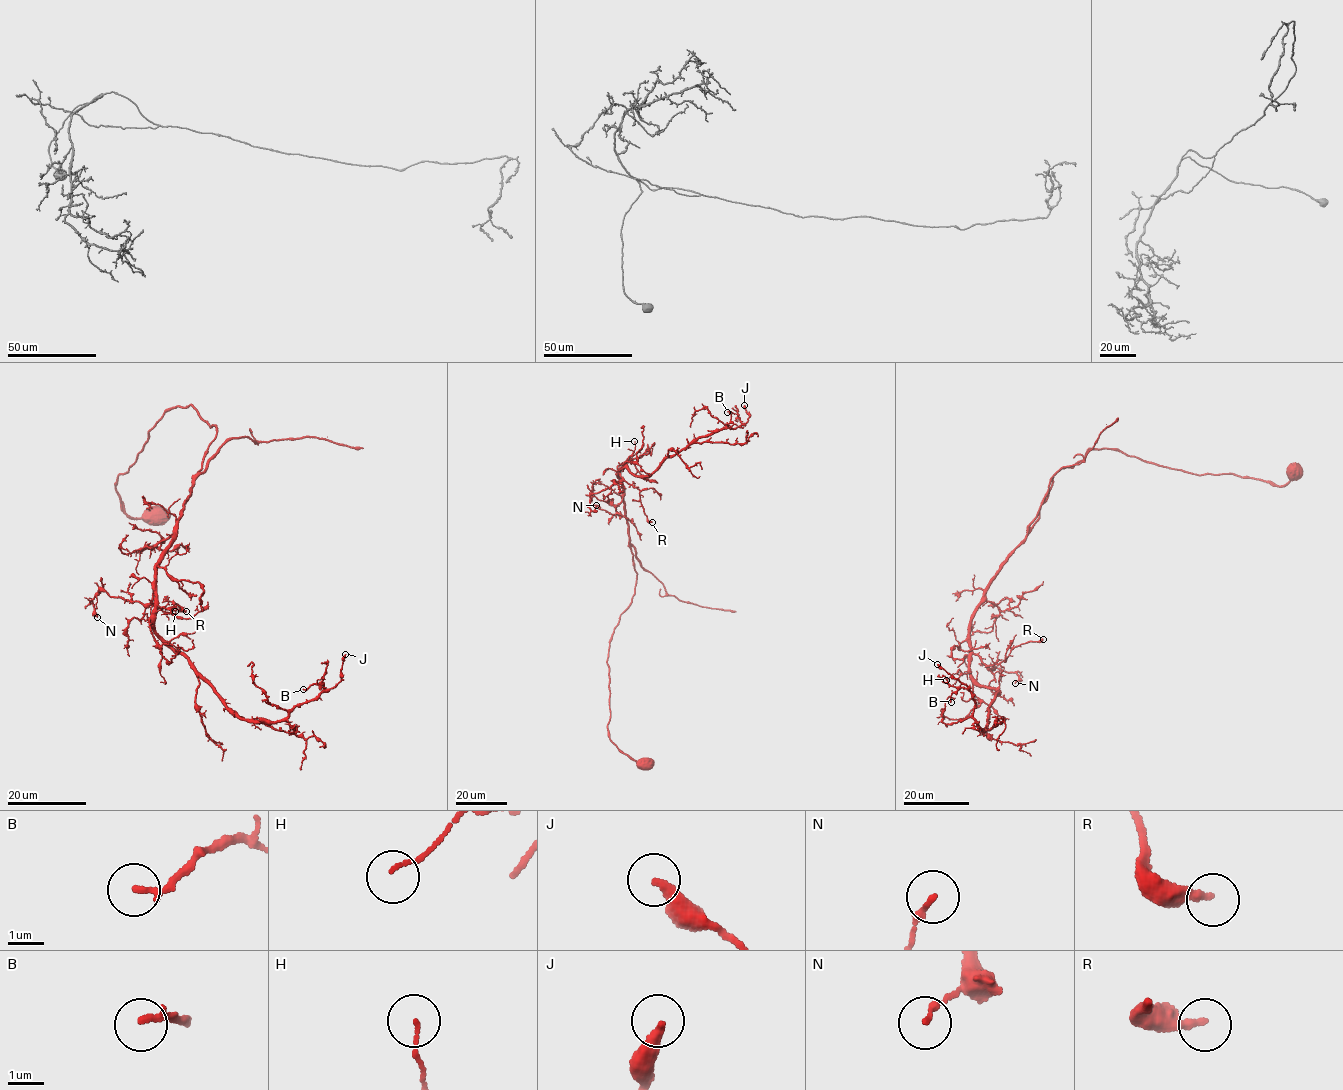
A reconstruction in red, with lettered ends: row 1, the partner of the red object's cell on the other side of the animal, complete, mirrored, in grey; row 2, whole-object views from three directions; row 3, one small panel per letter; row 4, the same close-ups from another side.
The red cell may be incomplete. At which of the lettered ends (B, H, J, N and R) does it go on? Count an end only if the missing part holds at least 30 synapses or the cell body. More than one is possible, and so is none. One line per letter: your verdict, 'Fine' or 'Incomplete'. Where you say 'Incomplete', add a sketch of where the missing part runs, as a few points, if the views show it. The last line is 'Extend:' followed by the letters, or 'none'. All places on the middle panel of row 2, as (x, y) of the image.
B: Fine
H: Fine
J: Fine
N: Fine
R: Fine
Extend: none

